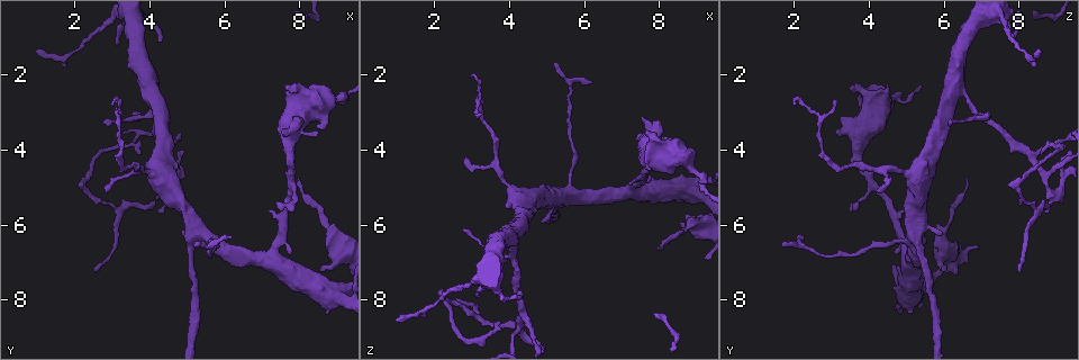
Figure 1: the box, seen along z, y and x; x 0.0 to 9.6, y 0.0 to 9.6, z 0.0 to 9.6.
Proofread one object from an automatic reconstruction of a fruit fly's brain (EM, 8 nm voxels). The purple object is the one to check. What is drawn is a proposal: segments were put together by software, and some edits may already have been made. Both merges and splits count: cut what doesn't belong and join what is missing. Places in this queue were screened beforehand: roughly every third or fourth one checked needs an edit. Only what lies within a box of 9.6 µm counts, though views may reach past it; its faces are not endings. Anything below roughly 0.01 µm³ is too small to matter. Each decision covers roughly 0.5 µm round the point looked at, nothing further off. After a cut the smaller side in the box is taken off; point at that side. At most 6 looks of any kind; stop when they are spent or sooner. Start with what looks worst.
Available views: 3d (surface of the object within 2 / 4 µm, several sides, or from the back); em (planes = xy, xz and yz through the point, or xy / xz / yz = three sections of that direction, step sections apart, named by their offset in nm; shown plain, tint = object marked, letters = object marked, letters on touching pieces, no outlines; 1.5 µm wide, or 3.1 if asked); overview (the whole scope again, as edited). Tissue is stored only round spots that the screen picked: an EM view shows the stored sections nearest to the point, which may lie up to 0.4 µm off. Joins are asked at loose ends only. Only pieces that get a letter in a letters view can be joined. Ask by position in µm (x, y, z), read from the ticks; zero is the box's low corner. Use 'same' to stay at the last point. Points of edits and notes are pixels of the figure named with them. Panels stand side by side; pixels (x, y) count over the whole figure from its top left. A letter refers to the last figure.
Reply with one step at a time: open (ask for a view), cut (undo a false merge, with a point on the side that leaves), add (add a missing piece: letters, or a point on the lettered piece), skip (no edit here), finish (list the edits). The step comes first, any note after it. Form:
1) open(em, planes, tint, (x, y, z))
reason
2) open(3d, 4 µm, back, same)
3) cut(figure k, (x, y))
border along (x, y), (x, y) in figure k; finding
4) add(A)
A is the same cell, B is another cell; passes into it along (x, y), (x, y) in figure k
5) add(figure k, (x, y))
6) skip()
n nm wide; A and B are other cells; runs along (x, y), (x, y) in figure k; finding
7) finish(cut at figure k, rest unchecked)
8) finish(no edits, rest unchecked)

open(em, yz, step 4, letters, (7.75, 6.80, 4.75))
an open end

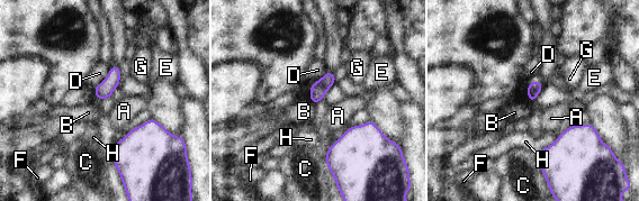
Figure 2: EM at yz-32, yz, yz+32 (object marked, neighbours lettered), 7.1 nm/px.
skip()
A, B, C, D, E, F, G and H are other cells; border along (334, 82), (322, 99) in figure 2; none of them fits

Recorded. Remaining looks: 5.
open(em, planes, letters, (7.80, 3.20, 3.20))
an open end

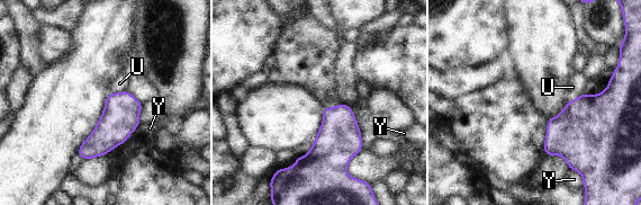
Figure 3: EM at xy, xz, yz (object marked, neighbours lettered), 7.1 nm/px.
skip()
U and Y are other cells; border along (126, 89), (119, 92), (109, 92) in figure 3; none of them fits

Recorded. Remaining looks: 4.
open(em, xy, step 4, letters, (7.80, 4.90, 4.10))
side arm on a straight run

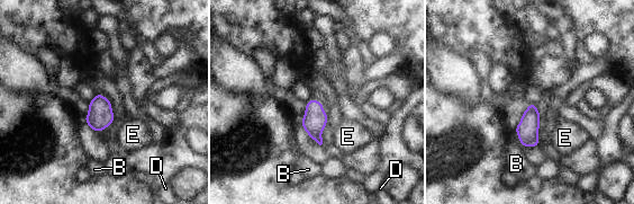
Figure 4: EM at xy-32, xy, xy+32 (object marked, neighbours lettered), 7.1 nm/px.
open(em, planes, letters, same)

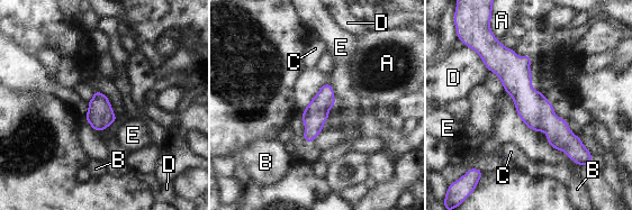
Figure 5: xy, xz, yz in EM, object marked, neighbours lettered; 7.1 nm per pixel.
skip()
170 nm wide; A, B, C, D and E are other cells; border along (328, 82), (333, 90), (334, 107) in figure 5; one neuron here

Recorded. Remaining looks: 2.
finish(no edits, rest unchecked)

